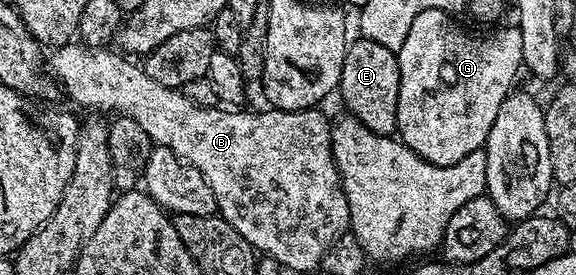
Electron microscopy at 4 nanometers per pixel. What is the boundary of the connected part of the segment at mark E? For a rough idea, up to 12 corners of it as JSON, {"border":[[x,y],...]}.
{"border":[[355,39],[337,91],[381,136],[398,131],[397,55]]}

